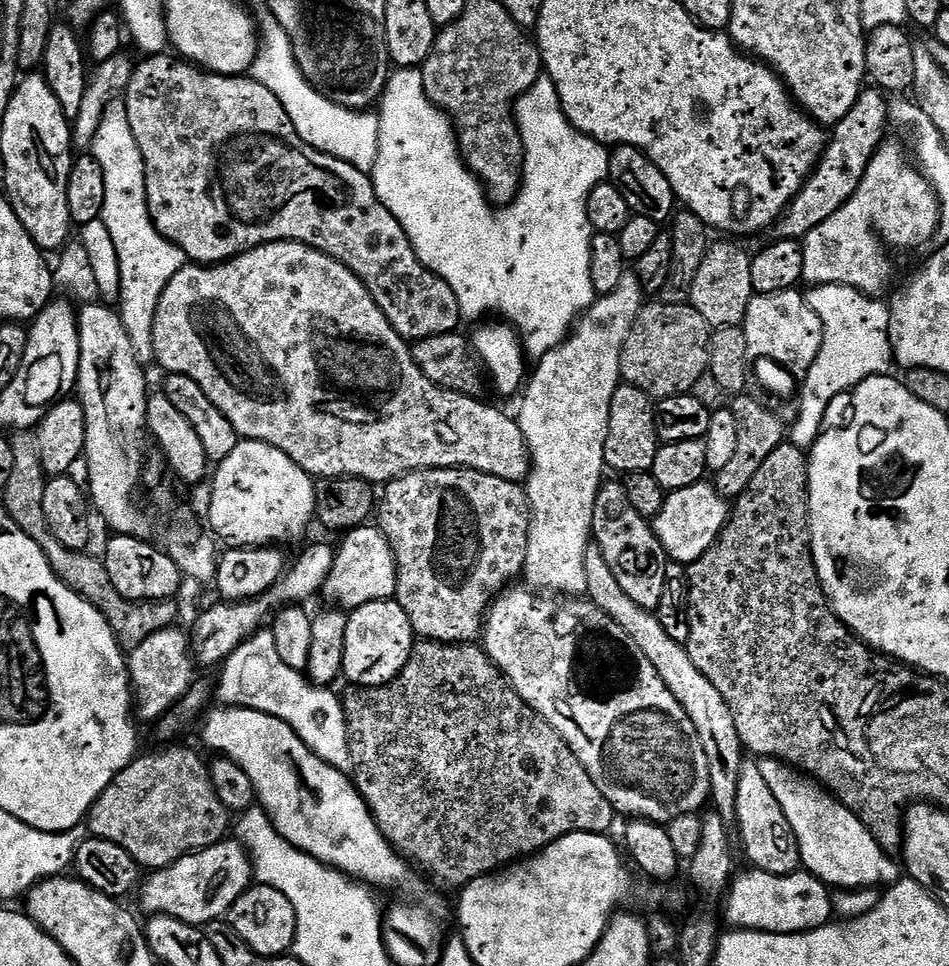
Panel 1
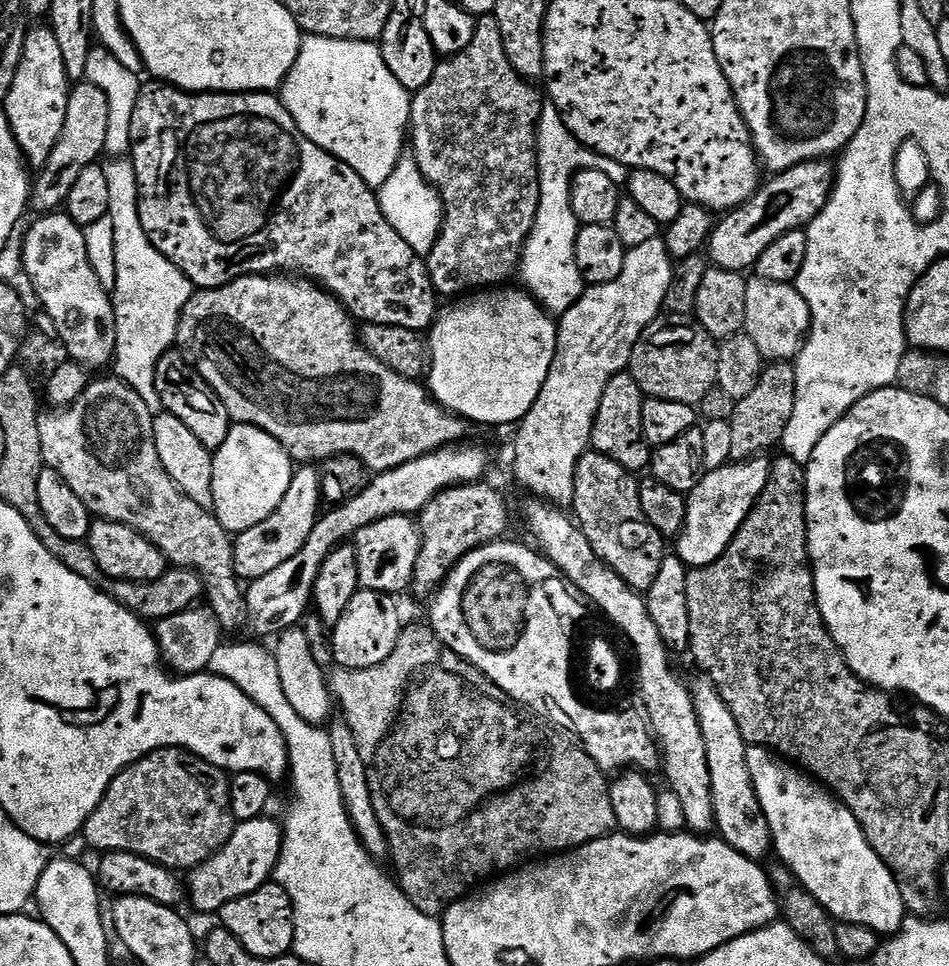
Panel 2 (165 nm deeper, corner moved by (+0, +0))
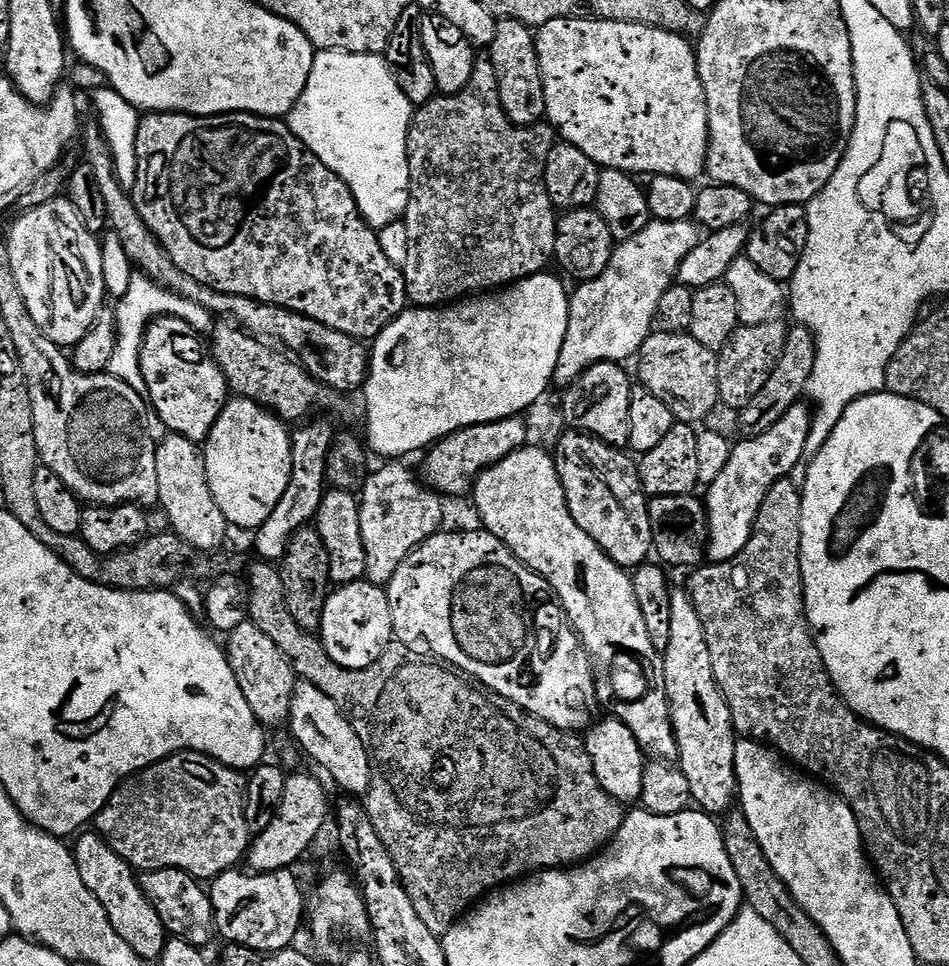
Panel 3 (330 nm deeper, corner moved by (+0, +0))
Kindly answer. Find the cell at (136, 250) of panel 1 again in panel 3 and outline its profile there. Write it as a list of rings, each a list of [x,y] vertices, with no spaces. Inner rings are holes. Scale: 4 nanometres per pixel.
[[[143,274],[131,277],[126,294],[115,301],[114,311],[116,313],[116,341],[114,342],[114,354],[110,357],[110,366],[106,372],[107,375],[126,382],[126,386],[130,386],[130,390],[141,394],[146,393],[146,382],[142,378],[142,366],[140,365],[142,342],[146,330],[158,317],[176,316],[197,330],[211,329],[214,324],[211,312],[186,298],[182,298],[177,292],[162,287],[161,284]]]

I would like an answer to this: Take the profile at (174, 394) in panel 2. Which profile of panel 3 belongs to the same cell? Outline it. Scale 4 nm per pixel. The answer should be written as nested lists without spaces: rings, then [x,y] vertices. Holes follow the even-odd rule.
[[[160,316],[146,330],[140,365],[146,382],[146,400],[169,433],[207,441],[214,422],[230,399],[230,389],[209,349],[199,340],[197,329],[176,316]]]

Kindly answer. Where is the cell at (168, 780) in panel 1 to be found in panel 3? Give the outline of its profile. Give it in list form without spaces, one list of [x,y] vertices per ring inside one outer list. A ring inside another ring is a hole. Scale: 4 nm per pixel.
[[[174,752],[164,760],[152,764],[148,768],[143,768],[140,772],[135,772],[127,780],[122,780],[119,786],[113,790],[110,799],[104,804],[103,810],[96,815],[94,828],[95,831],[100,833],[100,839],[110,846],[110,850],[114,850],[114,854],[118,854],[118,858],[125,860],[137,873],[143,874],[153,872],[154,870],[162,870],[163,868],[173,868],[174,870],[182,870],[186,874],[190,874],[195,880],[211,882],[217,876],[221,876],[223,872],[233,871],[239,865],[236,863],[239,860],[241,863],[248,851],[250,833],[246,826],[246,818],[244,817],[245,783],[245,777],[237,769],[227,768],[225,764],[218,763],[211,756],[205,756],[202,752]]]

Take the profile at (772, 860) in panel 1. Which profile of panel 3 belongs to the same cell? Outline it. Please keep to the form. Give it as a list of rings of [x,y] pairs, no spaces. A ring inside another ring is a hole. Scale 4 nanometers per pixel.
[[[673,591],[670,598],[670,646],[666,646],[662,655],[666,694],[680,751],[678,766],[686,774],[686,782],[690,782],[690,794],[697,809],[709,814],[727,813],[738,796],[734,766],[738,733],[732,727],[728,704],[714,678],[702,618],[698,618],[698,610],[694,610],[687,591]]]

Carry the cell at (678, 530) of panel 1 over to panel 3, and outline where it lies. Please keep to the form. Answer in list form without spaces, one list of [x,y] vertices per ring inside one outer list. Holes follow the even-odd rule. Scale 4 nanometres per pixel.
[[[801,402],[786,410],[786,414],[782,414],[782,418],[774,422],[774,426],[766,430],[766,434],[741,439],[733,447],[730,462],[726,462],[722,474],[718,474],[718,478],[714,478],[714,482],[706,488],[708,492],[706,556],[711,563],[721,564],[733,560],[744,549],[746,542],[750,542],[752,527],[766,498],[768,487],[774,482],[791,477],[794,466],[798,466],[802,458],[802,450],[806,450],[806,438],[810,438],[813,415],[813,409],[807,403]]]

